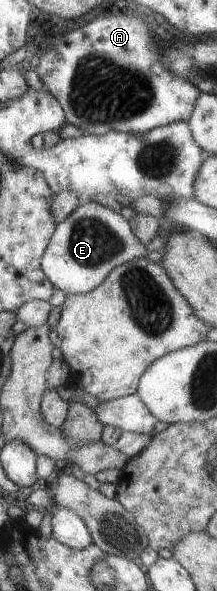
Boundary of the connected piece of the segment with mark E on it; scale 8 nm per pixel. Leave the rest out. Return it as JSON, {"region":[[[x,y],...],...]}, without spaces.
{"region":[[[93,200],[79,203],[62,221],[55,224],[40,258],[46,279],[66,294],[81,294],[94,289],[120,264],[146,255],[147,249],[135,238],[126,219]]]}

